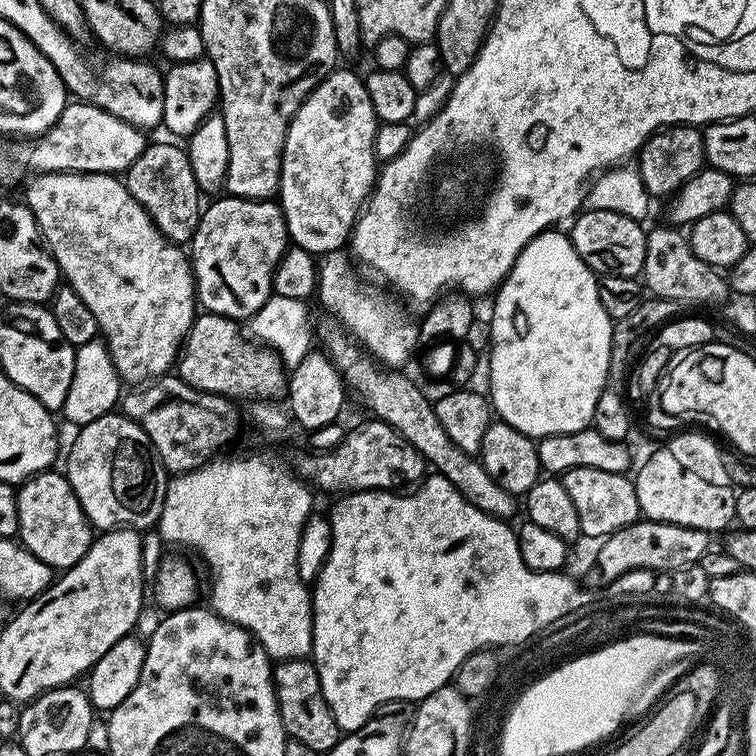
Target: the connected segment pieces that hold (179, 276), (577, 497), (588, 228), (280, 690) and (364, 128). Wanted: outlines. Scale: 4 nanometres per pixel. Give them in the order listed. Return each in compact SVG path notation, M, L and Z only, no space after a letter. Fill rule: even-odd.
M46 172L33 175L27 186L23 199L38 222L44 243L52 251L67 287L73 288L94 314L121 381L139 386L165 375L171 369L168 367L177 363L182 341L198 315L189 253L158 231L147 210L130 194L127 183L115 175Z
M578 466L574 470L563 472L562 479L574 502L574 510L578 510L581 537L607 538L622 530L622 526L630 526L635 520L641 519L638 494L631 475L622 472L610 474L610 470L590 470L590 466Z
M594 209L584 210L571 221L572 245L586 262L586 266L597 274L606 276L639 277L646 262L648 234L645 225L639 220L631 220L619 212Z
M311 659L282 660L272 669L272 683L276 686L276 705L285 733L291 739L310 746L317 754L327 754L342 735L338 722L322 694L322 682Z
M343 66L333 70L298 106L286 130L280 167L278 203L284 211L289 241L313 254L343 249L350 240L350 229L378 175L375 136L378 121L363 79Z

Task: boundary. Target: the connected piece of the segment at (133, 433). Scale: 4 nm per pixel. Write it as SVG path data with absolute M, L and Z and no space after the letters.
M109 414L98 418L94 422L83 425L79 429L80 432L76 436L76 441L72 444L72 449L68 452L68 469L66 469L66 475L70 486L74 490L74 494L78 498L78 502L82 506L82 510L86 514L86 518L92 523L93 529L107 530L113 528L134 528L137 530L155 529L160 523L160 515L162 514L162 506L164 505L164 495L168 489L168 481L170 479L169 473L164 471L164 464L160 461L160 456L156 452L155 446L152 444L152 440L147 434L140 428L140 425L135 424L134 421L128 419L123 414Z

